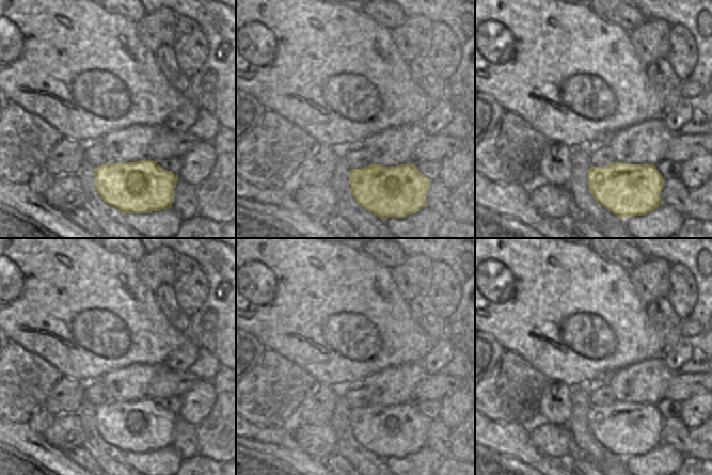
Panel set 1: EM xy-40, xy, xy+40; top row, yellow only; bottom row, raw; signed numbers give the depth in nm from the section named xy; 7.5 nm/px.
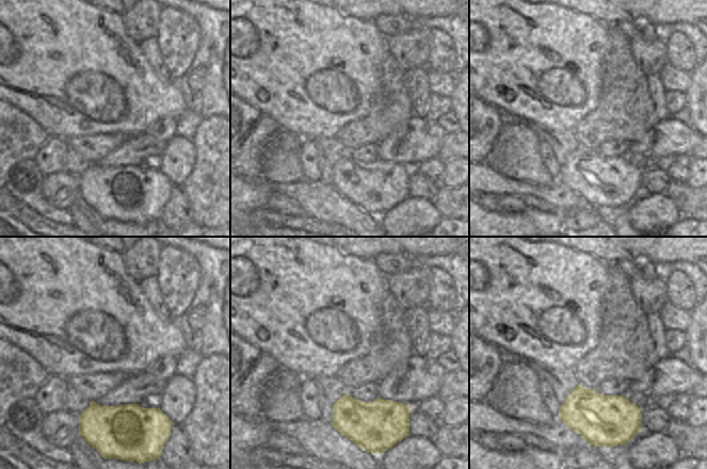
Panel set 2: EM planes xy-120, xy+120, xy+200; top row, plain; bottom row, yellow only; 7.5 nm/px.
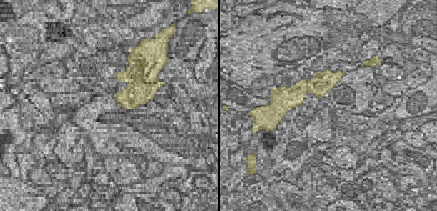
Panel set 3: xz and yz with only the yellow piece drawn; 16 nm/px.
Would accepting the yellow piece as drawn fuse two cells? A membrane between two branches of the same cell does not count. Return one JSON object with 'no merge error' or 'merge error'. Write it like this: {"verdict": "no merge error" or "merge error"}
{"verdict": "no merge error"}

